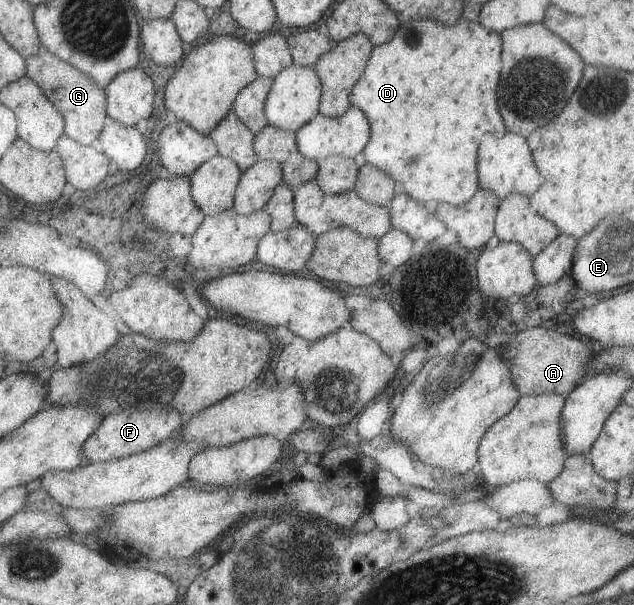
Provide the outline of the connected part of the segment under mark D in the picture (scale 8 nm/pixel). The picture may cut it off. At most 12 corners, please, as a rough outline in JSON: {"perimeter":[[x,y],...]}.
{"perimeter":[[402,21],[351,105],[366,163],[465,204],[498,114],[499,34]]}

